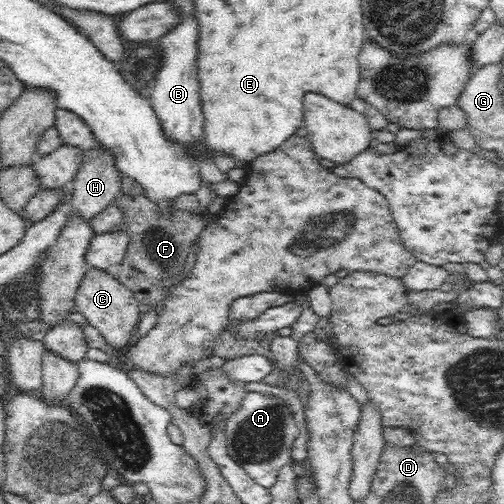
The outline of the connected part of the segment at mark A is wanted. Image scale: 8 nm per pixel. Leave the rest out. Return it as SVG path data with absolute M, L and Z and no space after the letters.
M250 391L244 396L240 410L228 416L224 426L228 455L250 478L268 489L277 481L280 469L291 460L292 444L300 434L290 407L286 406L288 405L278 397Z

